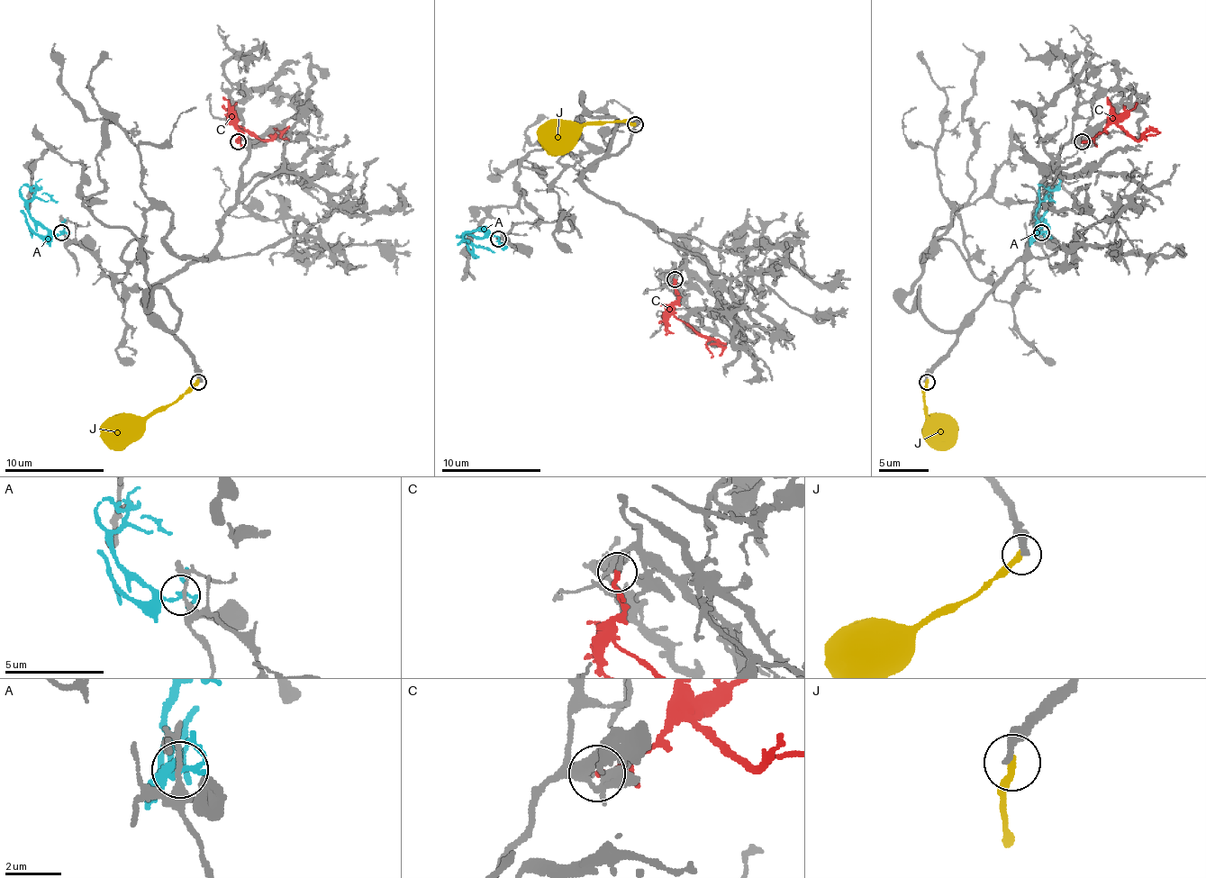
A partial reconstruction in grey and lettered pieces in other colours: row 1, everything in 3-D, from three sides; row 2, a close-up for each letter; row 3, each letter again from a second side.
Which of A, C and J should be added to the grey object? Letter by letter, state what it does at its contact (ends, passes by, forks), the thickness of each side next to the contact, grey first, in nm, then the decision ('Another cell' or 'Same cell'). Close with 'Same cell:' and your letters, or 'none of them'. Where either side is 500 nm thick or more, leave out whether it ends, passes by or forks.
A: It forks there. Thickness 190 nm (grey) against 130 nm. Another cell
C: It ends there. Thickness 120 nm (grey) against 220 nm. Same cell
J: It ends there. Thickness 320 nm (grey) against 240 nm. Another cell
Same cell: C

